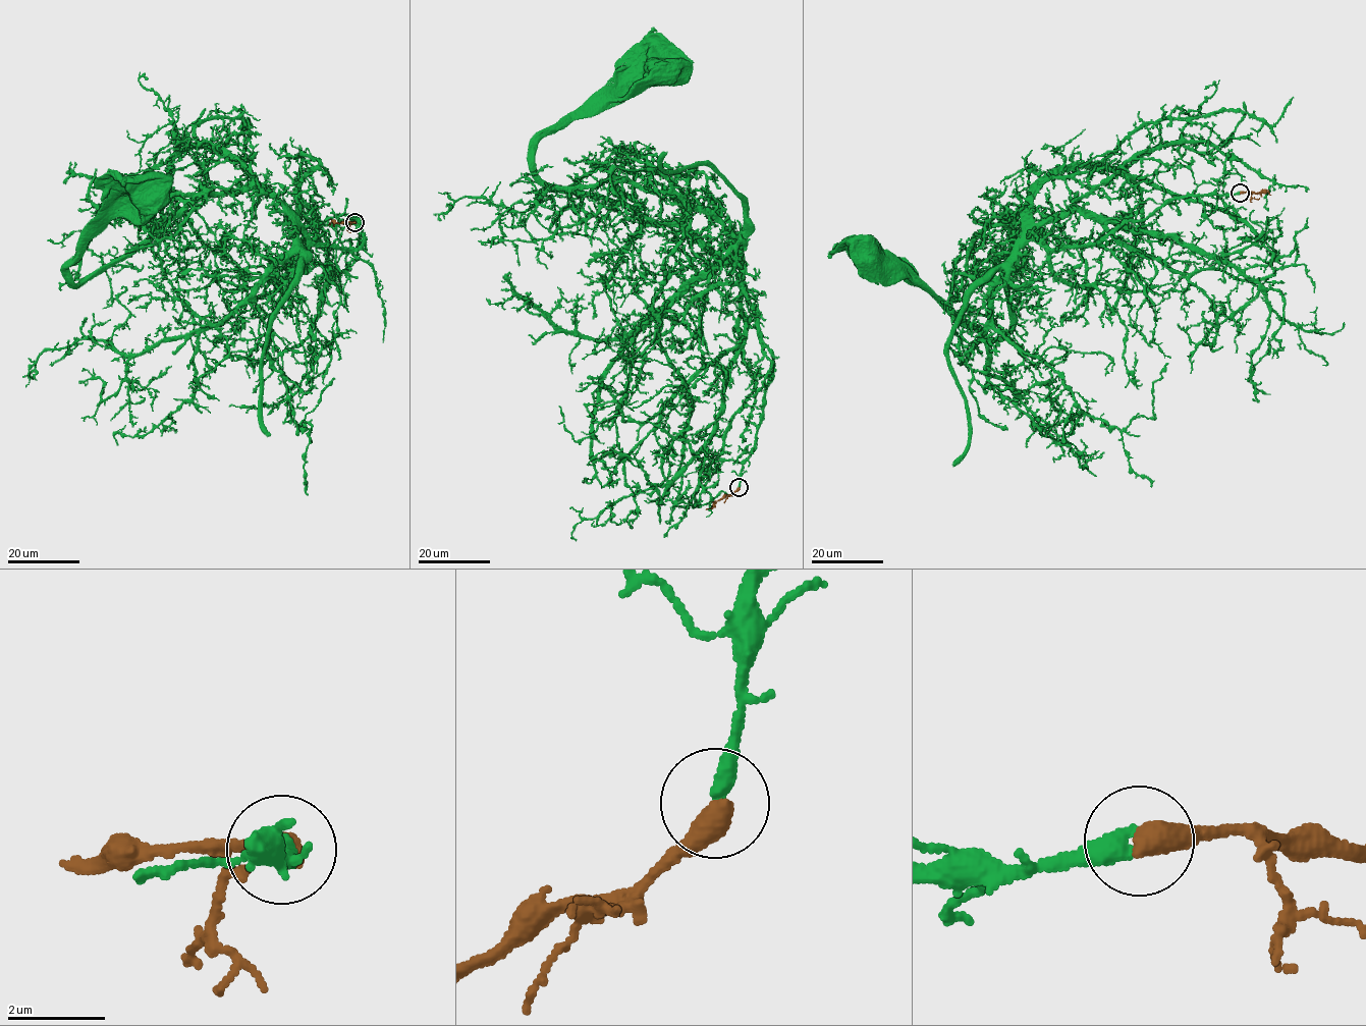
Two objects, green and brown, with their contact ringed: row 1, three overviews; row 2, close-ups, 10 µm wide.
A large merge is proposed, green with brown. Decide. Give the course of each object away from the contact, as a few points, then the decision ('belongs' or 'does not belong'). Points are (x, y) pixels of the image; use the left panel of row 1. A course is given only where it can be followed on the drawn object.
green runs (354, 222), (360, 247), (313, 242), (270, 196), (212, 193), (73, 282), (67, 267), (113, 198), (153, 187); brown runs (354, 222), (332, 220), (328, 225); belongs

